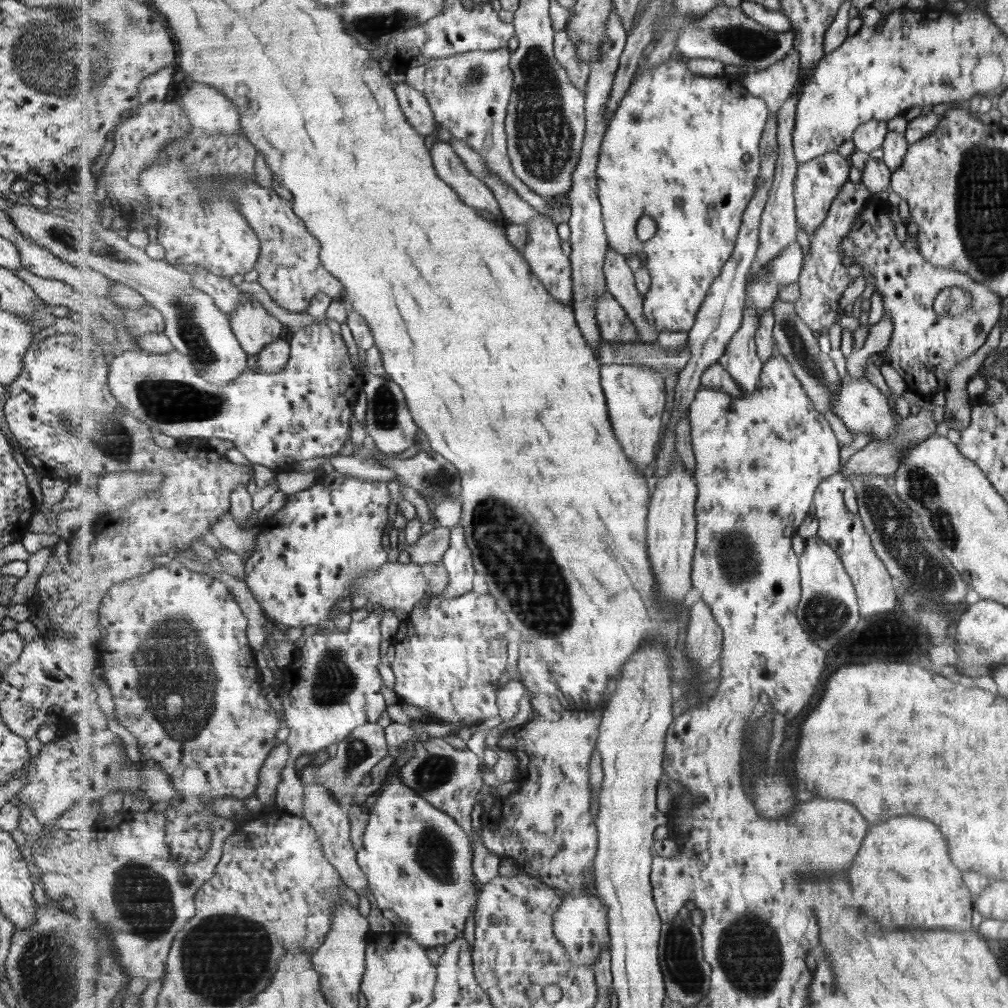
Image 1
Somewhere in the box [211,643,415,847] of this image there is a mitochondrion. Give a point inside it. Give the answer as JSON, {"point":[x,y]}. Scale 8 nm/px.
{"point":[335,670]}

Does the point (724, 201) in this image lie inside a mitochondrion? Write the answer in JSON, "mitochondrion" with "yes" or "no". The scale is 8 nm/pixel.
{"mitochondrion":"no"}

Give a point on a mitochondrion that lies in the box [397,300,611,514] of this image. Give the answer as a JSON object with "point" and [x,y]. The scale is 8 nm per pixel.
{"point":[441,480]}

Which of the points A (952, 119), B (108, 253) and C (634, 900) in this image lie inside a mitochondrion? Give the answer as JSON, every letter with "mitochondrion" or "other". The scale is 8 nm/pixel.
{"A":"other","B":"mitochondrion","C":"other"}

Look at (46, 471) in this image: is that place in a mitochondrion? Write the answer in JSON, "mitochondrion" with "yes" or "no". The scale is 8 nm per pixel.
{"mitochondrion":"no"}

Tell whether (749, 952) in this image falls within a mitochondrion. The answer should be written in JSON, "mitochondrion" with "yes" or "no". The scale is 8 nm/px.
{"mitochondrion":"yes"}

